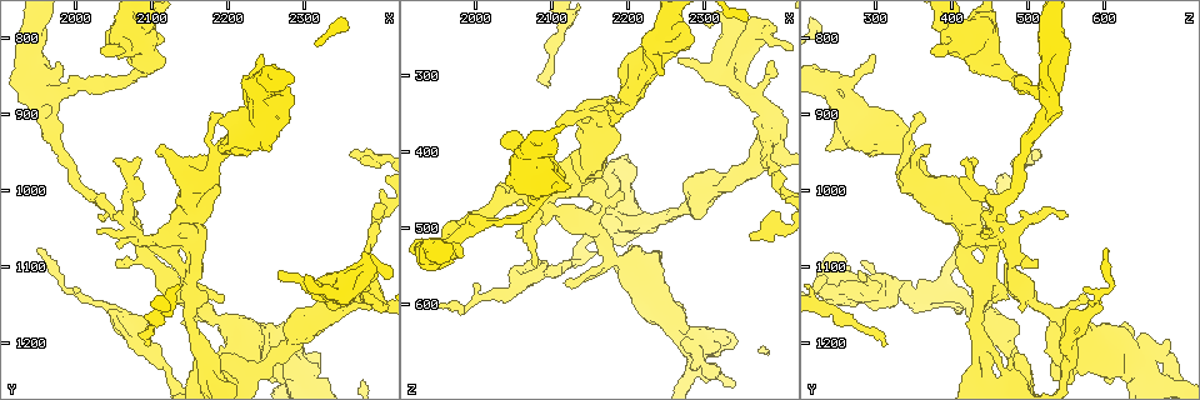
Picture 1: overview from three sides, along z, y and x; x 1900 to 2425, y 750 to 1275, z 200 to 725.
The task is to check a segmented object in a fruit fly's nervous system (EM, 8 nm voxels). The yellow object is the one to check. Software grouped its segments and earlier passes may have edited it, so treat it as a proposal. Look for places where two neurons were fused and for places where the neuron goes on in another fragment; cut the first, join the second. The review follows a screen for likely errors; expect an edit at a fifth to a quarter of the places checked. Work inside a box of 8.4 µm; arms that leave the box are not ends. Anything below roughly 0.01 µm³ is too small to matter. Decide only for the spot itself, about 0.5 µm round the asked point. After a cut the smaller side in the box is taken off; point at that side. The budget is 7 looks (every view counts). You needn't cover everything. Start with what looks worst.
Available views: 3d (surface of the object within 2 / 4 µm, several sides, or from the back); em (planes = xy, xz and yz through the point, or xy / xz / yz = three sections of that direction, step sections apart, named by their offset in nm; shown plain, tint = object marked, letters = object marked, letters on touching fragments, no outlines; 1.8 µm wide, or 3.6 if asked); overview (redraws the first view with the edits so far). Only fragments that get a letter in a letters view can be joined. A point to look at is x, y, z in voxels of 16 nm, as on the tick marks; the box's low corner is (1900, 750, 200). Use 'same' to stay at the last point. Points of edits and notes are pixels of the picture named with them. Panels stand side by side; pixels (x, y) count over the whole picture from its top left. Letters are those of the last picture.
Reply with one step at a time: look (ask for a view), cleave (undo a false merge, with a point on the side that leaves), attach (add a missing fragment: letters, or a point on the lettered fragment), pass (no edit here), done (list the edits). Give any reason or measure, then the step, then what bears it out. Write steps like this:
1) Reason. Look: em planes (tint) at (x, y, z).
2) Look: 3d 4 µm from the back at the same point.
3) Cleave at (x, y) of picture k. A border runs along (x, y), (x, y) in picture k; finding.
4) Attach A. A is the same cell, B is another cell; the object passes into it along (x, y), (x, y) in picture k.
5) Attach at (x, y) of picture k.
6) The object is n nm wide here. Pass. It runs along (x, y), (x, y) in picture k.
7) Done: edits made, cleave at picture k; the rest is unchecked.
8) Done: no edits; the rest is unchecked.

An open end. Look: em yz step 8 (letters) at (2090, 1205, 310).

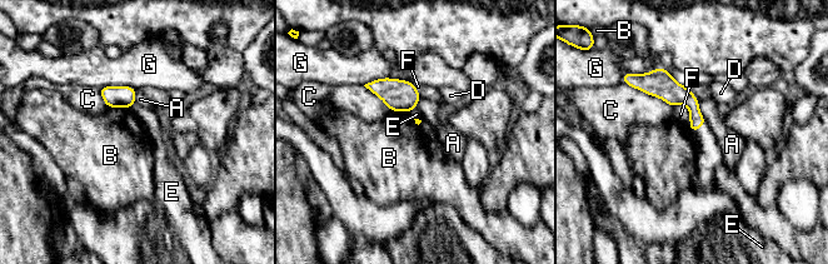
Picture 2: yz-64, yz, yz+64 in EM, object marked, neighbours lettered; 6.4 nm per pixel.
Pass. A, B, C, D, E, F and G are other cells; none of them fits.

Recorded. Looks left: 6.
Four or more arms meet. Look: 3d 4 µm at (2385, 1130, 385).

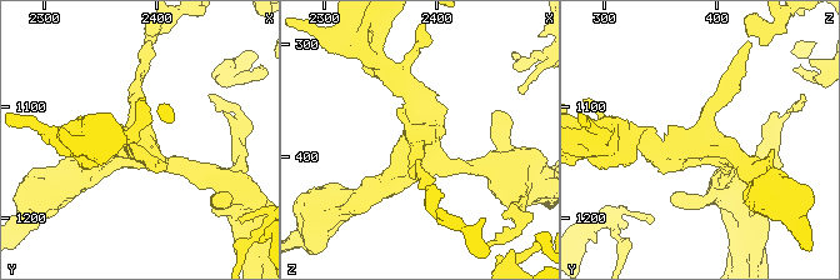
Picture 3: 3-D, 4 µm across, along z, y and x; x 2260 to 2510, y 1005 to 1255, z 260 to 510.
Look: em planes (letters) at (2384, 1126, 388).

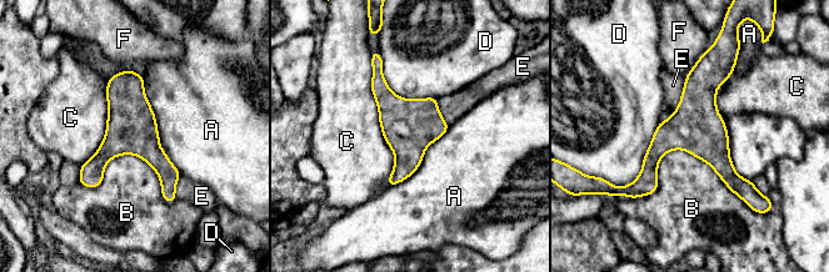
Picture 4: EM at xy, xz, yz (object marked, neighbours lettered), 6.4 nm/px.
The longest contact is with C, 800 nm. Pass. A, B, C, D, E and F are other cells; a border runs along (628, 196), (684, 149), (747, 204) in picture 4; all the same neuron.

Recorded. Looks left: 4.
Four arms meet. Look: em planes (tint) at (2250, 895, 255).

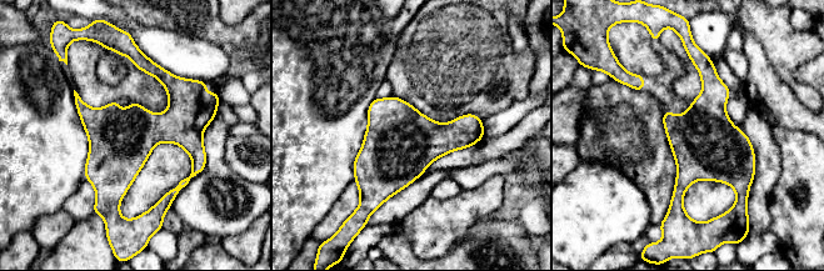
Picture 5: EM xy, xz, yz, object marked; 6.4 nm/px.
Look: em planes (letters) at the same point.

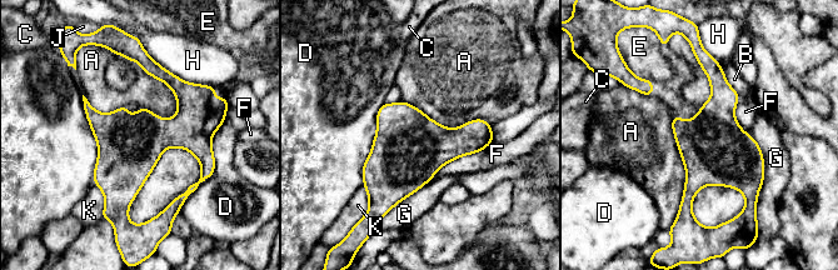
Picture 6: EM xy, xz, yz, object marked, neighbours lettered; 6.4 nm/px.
The object is 400 nm wide here. Pass. A, B, C, D, E, F, G, H, J and K are other cells; a border runs along (130, 60), (173, 91), (170, 119) in picture 6; all the same neuron.

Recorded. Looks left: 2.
Done: no edits; the rest is unchecked.

